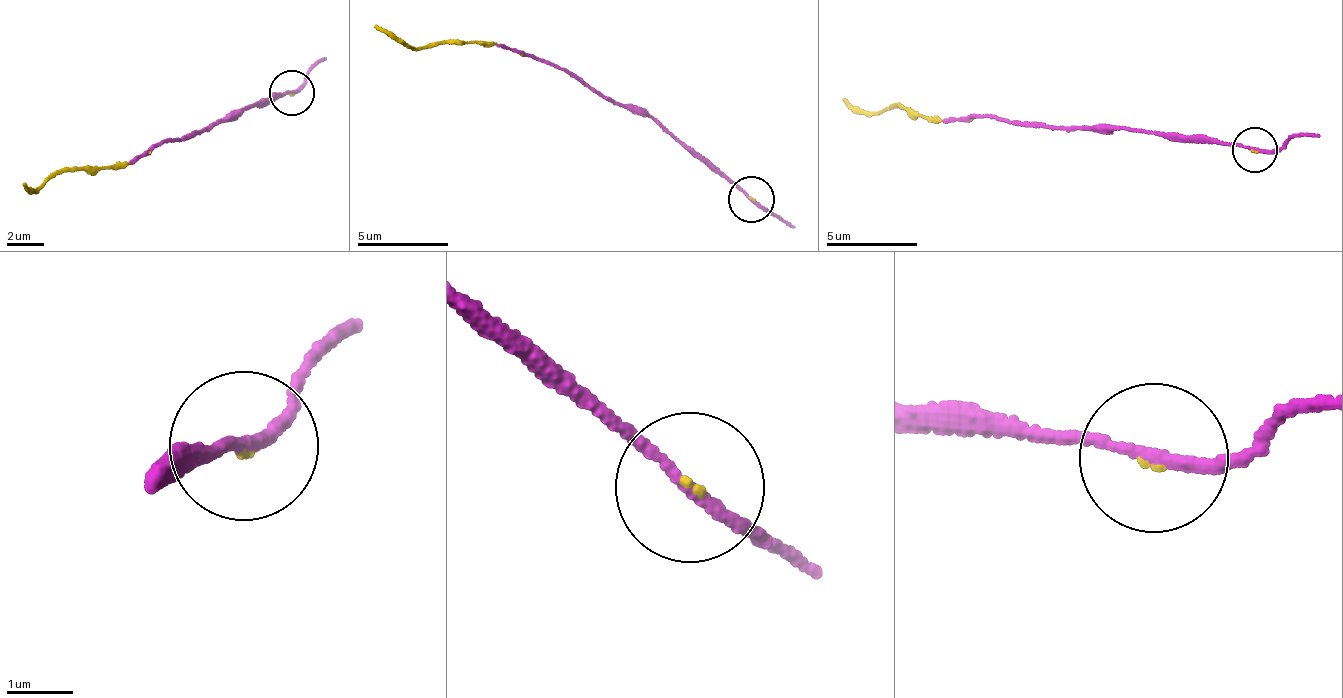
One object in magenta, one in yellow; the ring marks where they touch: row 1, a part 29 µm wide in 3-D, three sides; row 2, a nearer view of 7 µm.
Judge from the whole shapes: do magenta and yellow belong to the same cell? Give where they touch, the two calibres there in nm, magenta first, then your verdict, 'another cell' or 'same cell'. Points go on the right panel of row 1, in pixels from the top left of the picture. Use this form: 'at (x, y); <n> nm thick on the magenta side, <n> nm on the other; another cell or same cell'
at (1254, 149); 180 nm thick on the magenta side, 50 nm on the other; same cell

